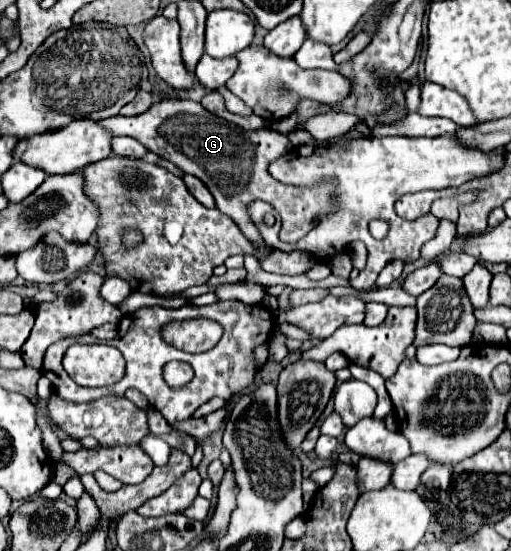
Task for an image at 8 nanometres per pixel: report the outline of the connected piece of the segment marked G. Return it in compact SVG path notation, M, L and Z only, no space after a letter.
M161 99L137 117L115 115L111 119L101 119L99 125L109 133L129 135L137 139L141 145L145 145L145 149L163 159L169 159L183 173L199 177L215 197L217 209L229 215L239 225L243 235L257 245L265 243L247 215L247 205L255 199L267 201L279 211L279 215L283 217L281 239L287 243L295 243L297 239L305 237L331 209L329 185L315 185L309 189L293 187L279 183L269 175L269 163L279 159L287 151L287 147L291 147L289 139L275 129L263 127L255 131L245 131L239 125L209 113L201 107L201 103L187 99Z

